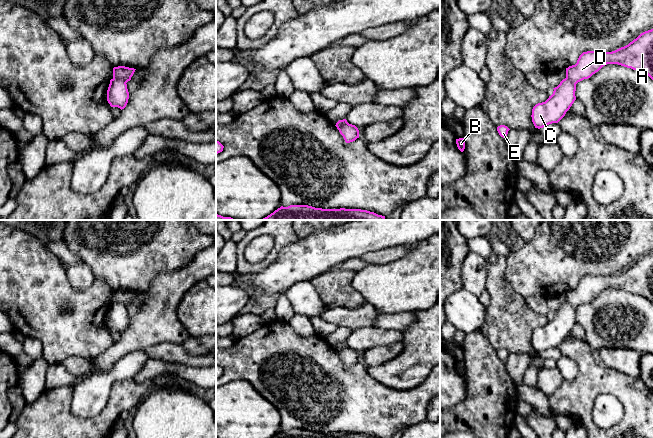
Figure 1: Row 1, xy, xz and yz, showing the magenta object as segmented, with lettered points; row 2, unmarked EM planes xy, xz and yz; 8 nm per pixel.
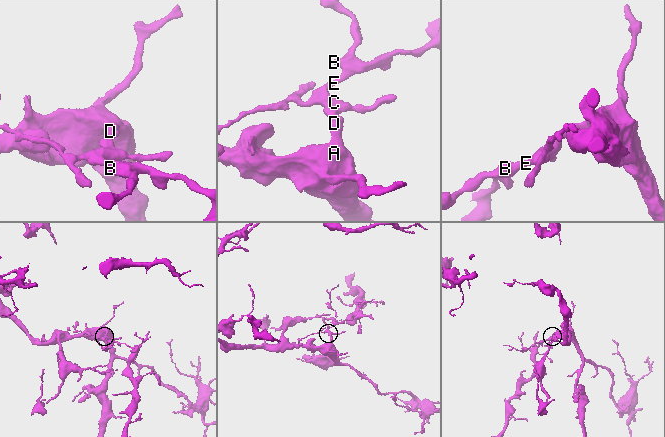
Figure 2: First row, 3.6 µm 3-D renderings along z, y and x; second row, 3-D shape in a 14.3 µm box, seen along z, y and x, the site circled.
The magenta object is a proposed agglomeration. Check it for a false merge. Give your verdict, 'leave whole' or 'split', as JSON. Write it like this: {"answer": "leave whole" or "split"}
{"answer": "split"}

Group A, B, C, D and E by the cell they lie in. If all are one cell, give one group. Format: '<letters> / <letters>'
A D / B C E

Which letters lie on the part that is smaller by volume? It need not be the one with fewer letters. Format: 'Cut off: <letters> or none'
Cut off: B, C, E

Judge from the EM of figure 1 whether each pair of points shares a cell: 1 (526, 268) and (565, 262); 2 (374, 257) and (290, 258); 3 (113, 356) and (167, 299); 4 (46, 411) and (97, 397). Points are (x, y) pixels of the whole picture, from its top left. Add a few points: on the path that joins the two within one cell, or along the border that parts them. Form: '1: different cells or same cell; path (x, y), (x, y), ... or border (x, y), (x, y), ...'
1: same cell; path (536, 268), (541, 268), (555, 262)
2: different cells; border (382, 248), (366, 252), (359, 258)
3: same cell; path (127, 342), (156, 313)
4: different cells; border (54, 388), (70, 386), (70, 411), (91, 417)

